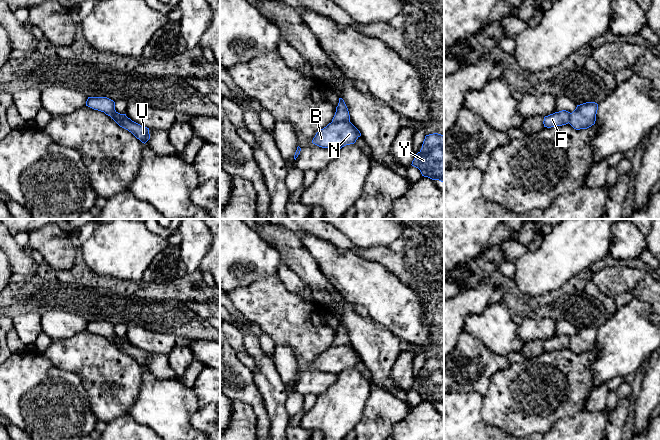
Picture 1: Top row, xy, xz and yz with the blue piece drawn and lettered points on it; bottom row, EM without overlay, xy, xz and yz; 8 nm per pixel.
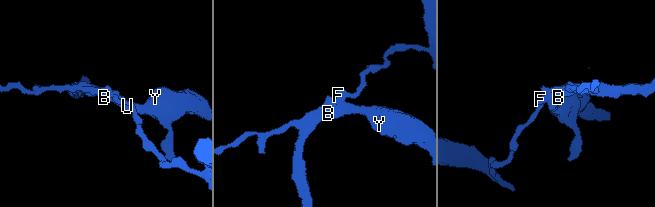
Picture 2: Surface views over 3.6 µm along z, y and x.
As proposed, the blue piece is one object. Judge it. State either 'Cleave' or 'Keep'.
Cleave

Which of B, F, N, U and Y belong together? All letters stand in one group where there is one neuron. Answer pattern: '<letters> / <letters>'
B N U Y / F

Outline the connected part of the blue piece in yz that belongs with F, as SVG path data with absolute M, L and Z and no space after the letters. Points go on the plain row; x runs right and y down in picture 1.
M562 334L544 341L544 351L551 352L568 348L570 345L570 336Z

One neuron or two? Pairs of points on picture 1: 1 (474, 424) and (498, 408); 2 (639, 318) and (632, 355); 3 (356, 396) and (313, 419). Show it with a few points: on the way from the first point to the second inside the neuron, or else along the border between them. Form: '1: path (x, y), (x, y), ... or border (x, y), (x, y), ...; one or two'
1: border (483, 397), (482, 419), (486, 423), (502, 429); two
2: path (632, 327), (632, 346); one
3: path (345, 401), (332, 414), (324, 416); one

